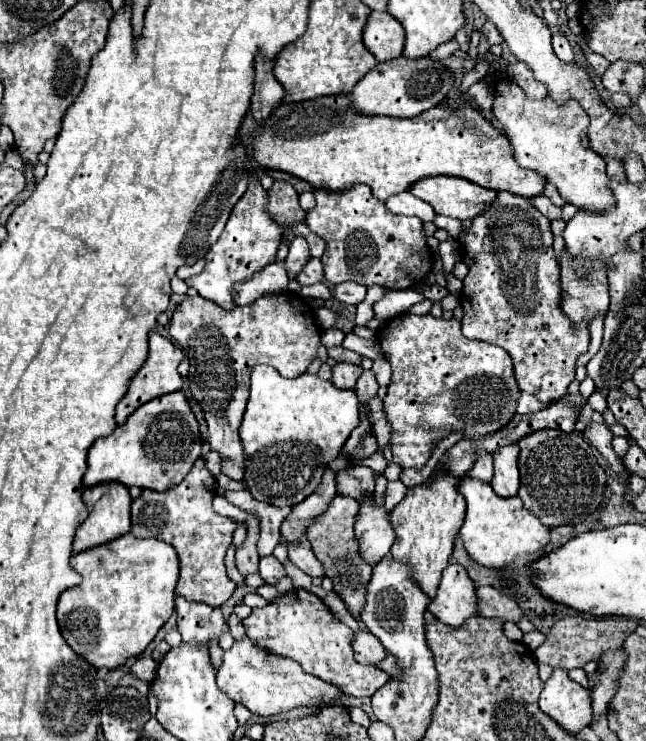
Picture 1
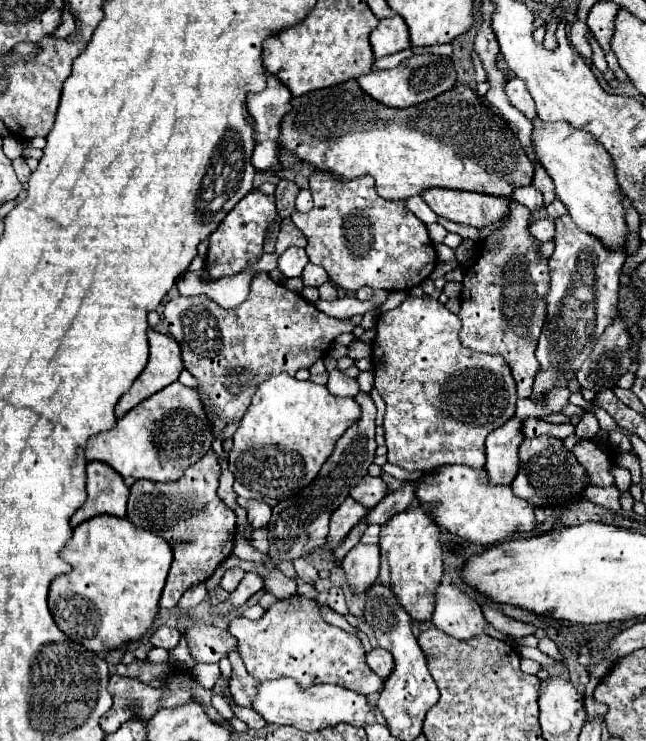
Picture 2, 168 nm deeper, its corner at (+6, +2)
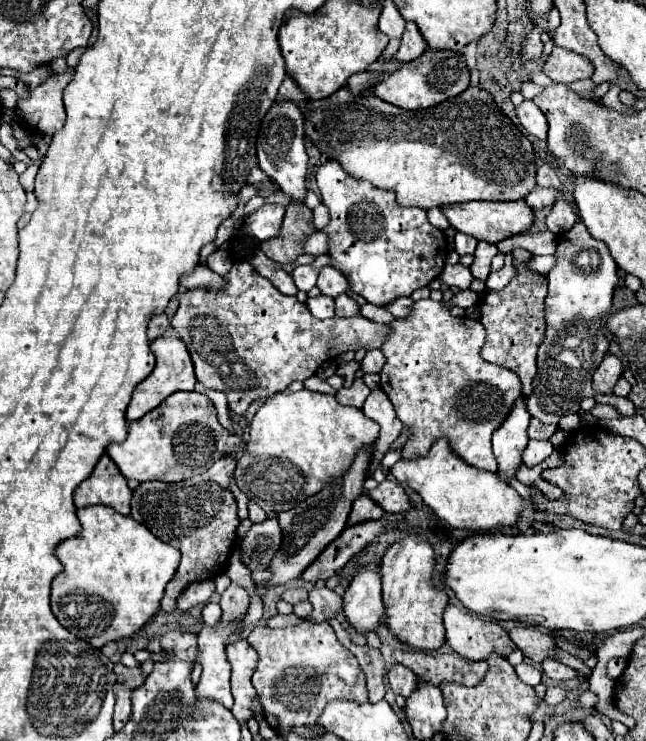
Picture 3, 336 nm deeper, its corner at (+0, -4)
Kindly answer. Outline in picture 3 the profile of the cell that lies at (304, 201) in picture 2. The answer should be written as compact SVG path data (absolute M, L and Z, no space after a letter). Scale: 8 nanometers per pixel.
M318 205L318 207L314 209L314 225L316 225L318 229L324 229L328 221L330 221L330 211L326 211L326 205Z

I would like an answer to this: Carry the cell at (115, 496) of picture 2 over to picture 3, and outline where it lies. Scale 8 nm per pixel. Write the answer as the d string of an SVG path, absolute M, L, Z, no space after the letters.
M104 453L92 475L74 491L78 509L88 505L108 505L122 515L130 513L132 491L116 463Z

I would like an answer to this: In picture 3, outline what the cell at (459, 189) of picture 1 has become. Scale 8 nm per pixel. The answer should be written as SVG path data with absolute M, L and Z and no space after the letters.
M524 199L522 201L504 201L504 203L498 203L498 201L454 203L454 205L442 207L442 211L456 231L462 231L462 233L466 233L478 241L486 241L486 243L498 243L512 235L526 233L534 223L534 211L526 205Z

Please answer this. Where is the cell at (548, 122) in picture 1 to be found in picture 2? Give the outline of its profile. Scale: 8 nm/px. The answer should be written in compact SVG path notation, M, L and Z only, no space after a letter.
M532 119L532 159L540 163L556 187L556 199L564 203L572 221L586 233L594 233L606 247L624 249L628 227L620 203L620 187L616 181L610 155L586 131L568 125L566 121L546 123Z

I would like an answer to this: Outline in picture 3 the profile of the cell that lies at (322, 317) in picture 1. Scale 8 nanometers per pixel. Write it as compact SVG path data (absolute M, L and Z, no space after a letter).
M324 295L308 297L306 305L308 305L310 313L318 319L328 319L334 315L334 299L332 297L324 297Z

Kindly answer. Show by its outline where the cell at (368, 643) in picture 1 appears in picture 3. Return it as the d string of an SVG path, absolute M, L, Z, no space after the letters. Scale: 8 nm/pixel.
M398 663L392 669L388 669L388 681L394 693L402 697L410 697L412 691L416 691L418 687L418 677L408 667L398 665Z

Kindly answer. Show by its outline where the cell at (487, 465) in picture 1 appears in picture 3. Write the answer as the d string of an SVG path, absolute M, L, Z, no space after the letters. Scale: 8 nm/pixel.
M432 299L416 301L412 307L412 315L404 319L396 319L390 323L392 335L384 343L384 357L386 365L380 371L380 389L388 395L388 399L394 405L394 411L398 419L404 423L404 427L412 429L412 437L402 447L402 457L412 459L426 455L430 451L430 445L440 439L448 437L452 449L456 455L466 459L466 463L496 473L496 459L492 453L490 437L494 429L500 427L502 419L510 413L514 401L520 397L520 379L508 369L502 369L498 365L490 365L480 357L482 343L486 341L486 329L480 321L468 319L468 317L452 317L442 303Z

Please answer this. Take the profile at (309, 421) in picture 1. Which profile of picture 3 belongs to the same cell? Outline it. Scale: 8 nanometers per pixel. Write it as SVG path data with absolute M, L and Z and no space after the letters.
M308 389L290 395L276 393L258 409L250 423L250 439L234 471L236 485L242 493L246 493L250 501L258 503L266 513L288 511L294 505L308 499L310 495L322 491L326 485L342 481L358 451L378 439L378 431L380 431L378 423L368 419L356 407L340 405L334 395L314 393Z

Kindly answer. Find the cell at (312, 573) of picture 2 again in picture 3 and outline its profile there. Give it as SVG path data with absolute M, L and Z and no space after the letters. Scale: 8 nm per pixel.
M312 587L310 591L310 603L314 607L312 615L308 617L312 623L322 623L322 621L328 621L332 617L336 617L342 609L342 597L326 587L322 589L316 589Z

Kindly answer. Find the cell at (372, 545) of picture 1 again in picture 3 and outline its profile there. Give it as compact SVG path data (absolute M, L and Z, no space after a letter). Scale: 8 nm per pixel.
M376 565L362 569L344 593L344 615L360 635L376 631L382 623L384 603L380 591L380 569Z

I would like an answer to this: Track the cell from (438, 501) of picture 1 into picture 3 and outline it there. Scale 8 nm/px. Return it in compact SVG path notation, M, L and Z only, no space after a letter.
M408 535L400 543L394 543L382 557L382 597L386 607L386 627L400 643L414 649L436 651L446 641L442 615L448 605L444 591L438 591L432 581L434 551L422 535Z

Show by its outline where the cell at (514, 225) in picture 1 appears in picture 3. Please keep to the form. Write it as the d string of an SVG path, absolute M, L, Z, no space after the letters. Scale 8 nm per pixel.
M516 263L516 267L518 275L502 291L490 291L478 303L482 313L480 323L488 333L480 353L488 363L514 371L520 377L522 395L528 397L532 393L532 379L536 375L536 353L546 333L546 319L544 319L546 279L526 269L526 263Z

